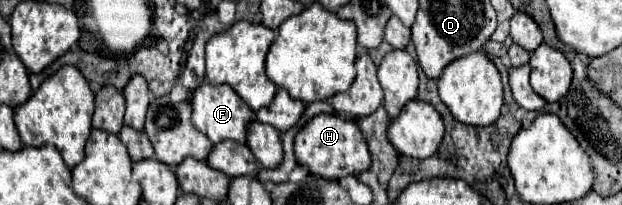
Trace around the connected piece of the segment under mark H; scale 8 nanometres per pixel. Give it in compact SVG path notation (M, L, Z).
M319 114L309 120L295 138L295 154L301 166L307 166L311 174L327 180L339 180L345 176L355 176L371 168L369 146L355 120L347 120L337 114Z

